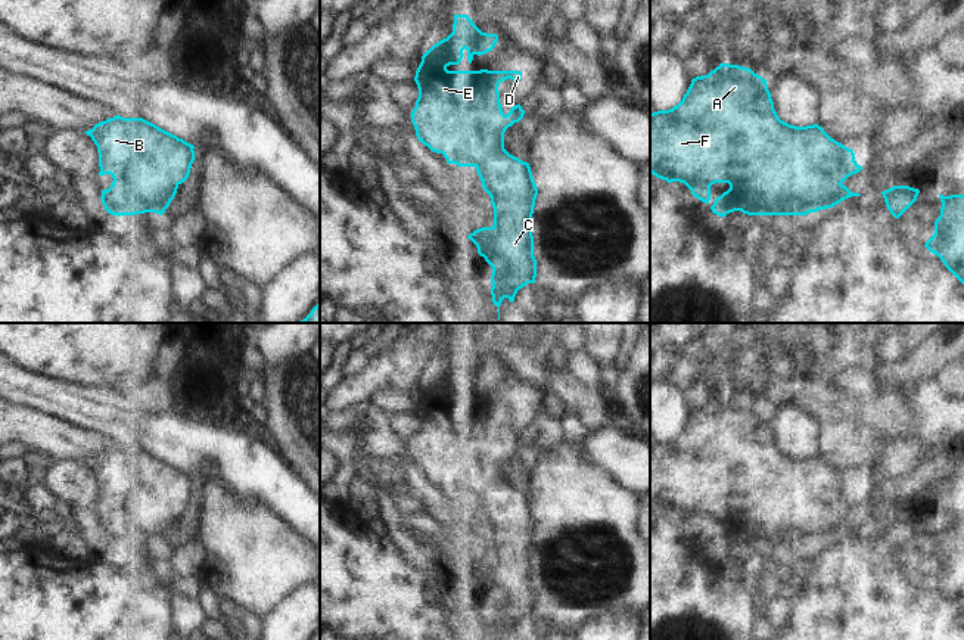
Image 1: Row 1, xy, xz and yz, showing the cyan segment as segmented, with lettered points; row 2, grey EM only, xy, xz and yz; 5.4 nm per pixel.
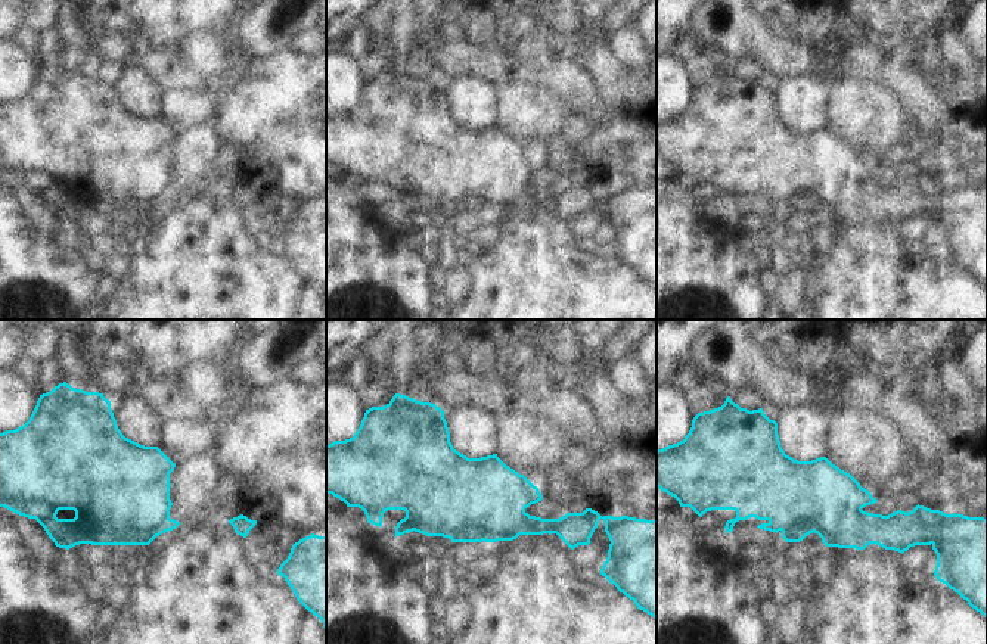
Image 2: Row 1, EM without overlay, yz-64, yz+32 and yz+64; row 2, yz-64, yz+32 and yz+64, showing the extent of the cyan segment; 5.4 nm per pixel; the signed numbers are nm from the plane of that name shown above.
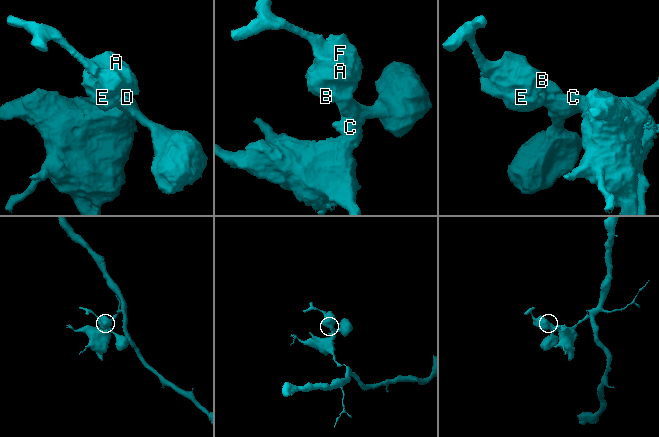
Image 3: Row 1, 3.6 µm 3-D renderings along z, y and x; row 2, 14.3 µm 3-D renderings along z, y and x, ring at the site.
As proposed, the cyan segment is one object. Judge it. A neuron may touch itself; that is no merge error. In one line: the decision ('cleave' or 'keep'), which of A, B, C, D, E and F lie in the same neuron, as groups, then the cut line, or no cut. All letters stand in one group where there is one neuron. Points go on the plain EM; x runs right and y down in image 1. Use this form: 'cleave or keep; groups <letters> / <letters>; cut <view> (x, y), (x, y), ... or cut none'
keep; groups A B C D E F; cut none

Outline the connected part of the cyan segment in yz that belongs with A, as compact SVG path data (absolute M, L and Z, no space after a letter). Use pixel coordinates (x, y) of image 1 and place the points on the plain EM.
M719 394L708 406L693 408L677 436L650 444L650 503L668 513L684 513L705 534L710 531L712 515L728 513L730 519L710 537L719 547L734 541L747 546L806 546L833 538L848 528L861 526L842 515L861 500L853 481L831 469L818 454L796 457L781 451L766 410L750 398Z

